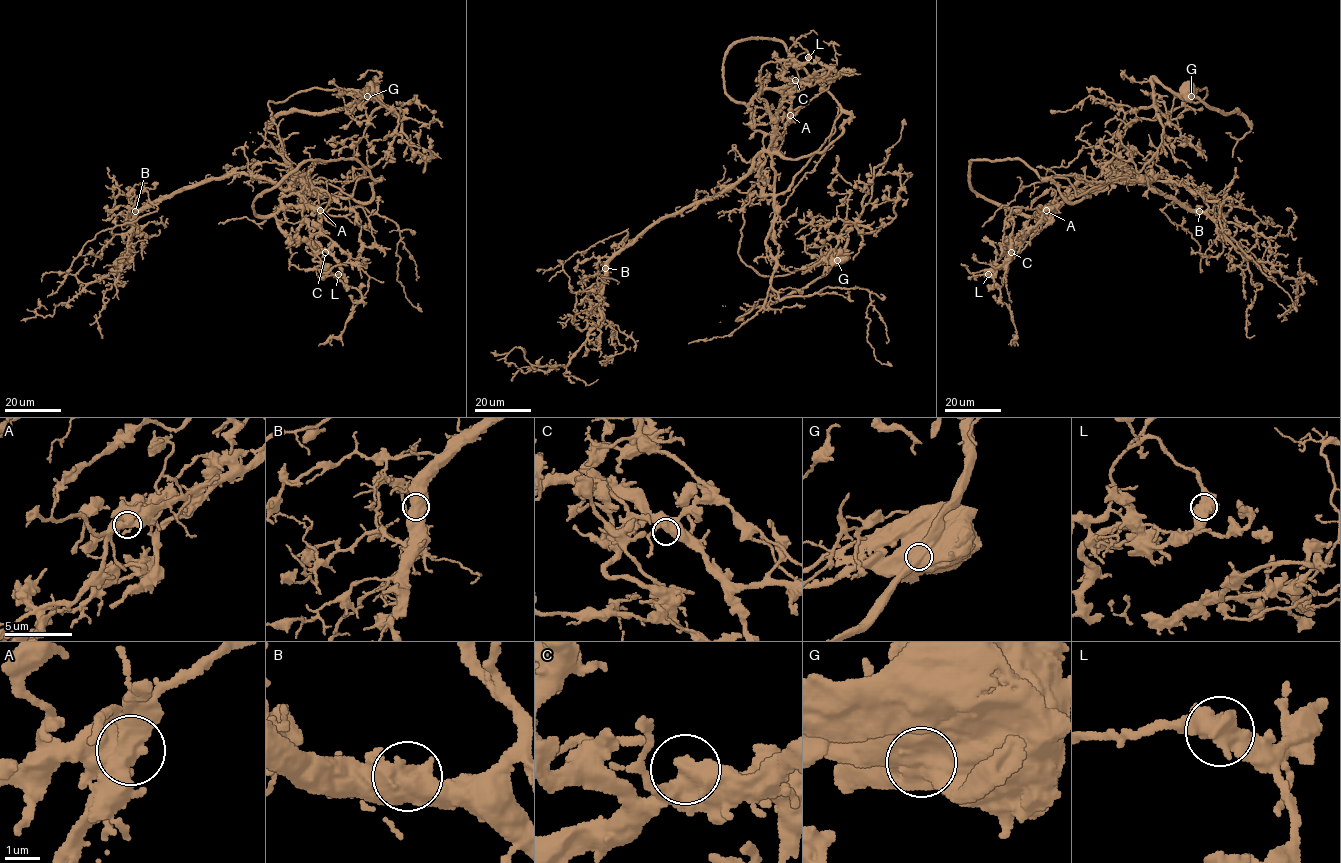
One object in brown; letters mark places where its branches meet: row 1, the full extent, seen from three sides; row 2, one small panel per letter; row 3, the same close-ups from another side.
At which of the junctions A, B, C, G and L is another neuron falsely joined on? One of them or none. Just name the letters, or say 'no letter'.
G

